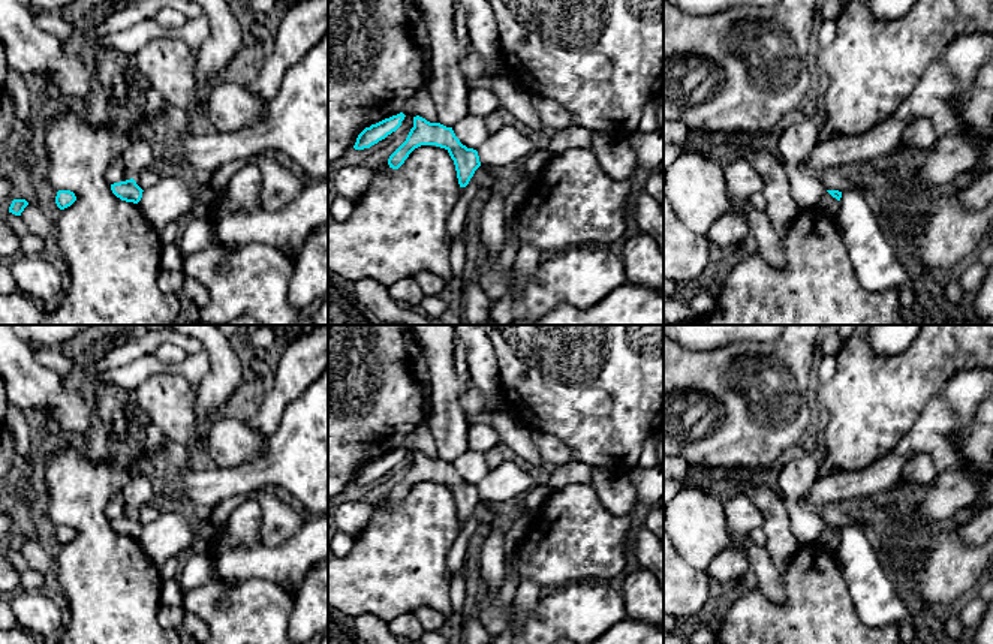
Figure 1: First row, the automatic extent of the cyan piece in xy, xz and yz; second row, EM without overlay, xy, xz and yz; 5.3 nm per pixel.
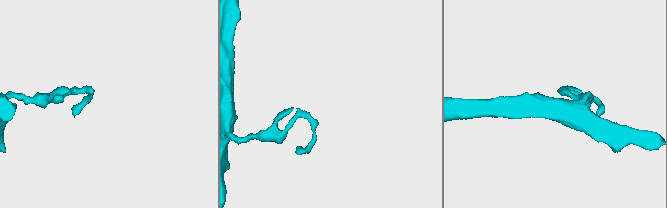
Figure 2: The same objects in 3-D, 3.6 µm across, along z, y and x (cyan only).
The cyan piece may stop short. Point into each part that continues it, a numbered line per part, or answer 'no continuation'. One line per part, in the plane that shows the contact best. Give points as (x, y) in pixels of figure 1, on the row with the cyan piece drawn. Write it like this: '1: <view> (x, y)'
no continuation

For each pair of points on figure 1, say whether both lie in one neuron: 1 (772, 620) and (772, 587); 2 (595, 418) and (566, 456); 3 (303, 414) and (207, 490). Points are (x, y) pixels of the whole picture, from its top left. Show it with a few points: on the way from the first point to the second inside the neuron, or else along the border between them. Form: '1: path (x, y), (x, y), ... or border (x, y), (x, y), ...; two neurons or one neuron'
1: border (782, 569), (785, 602), (776, 605); two neurons
2: border (539, 432), (554, 435), (572, 454), (575, 465); two neurons
3: path (295, 444), (267, 472), (237, 481); one neuron

